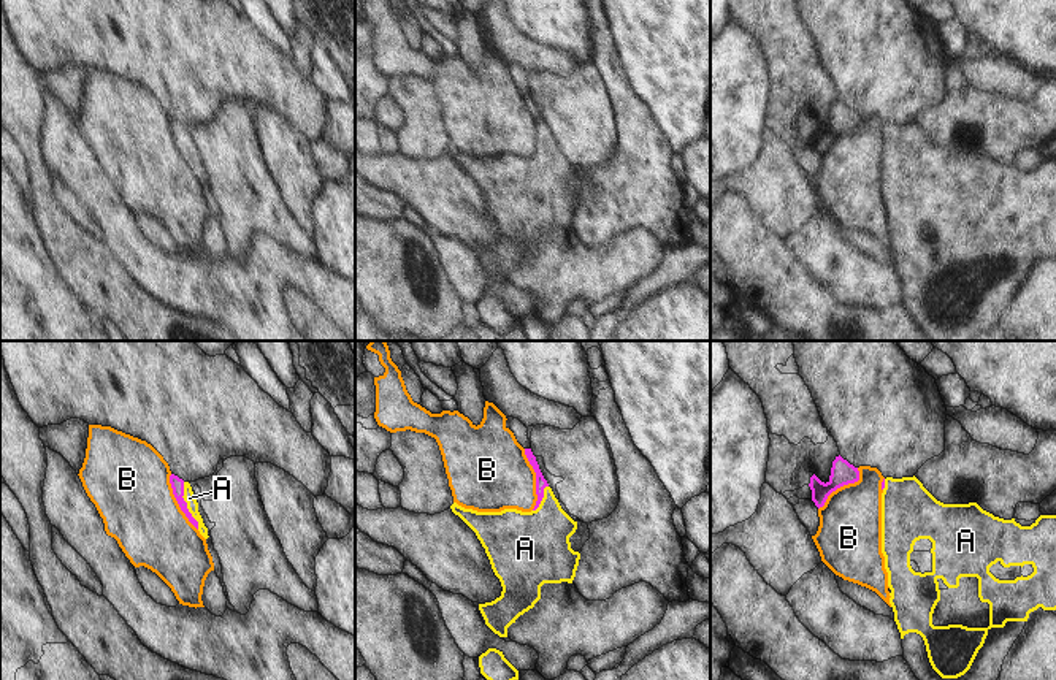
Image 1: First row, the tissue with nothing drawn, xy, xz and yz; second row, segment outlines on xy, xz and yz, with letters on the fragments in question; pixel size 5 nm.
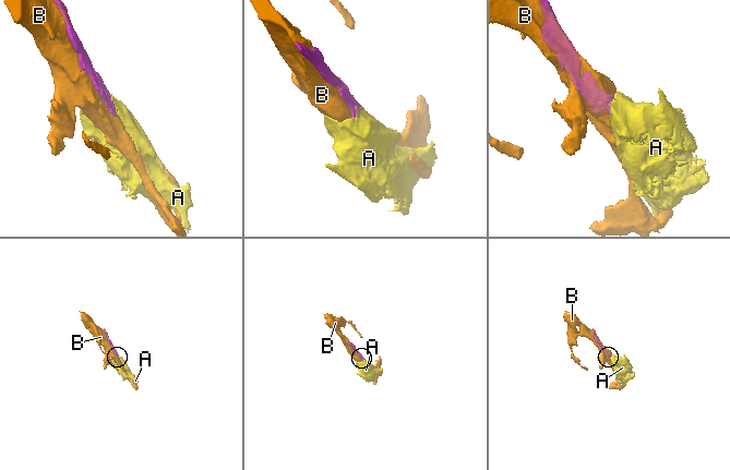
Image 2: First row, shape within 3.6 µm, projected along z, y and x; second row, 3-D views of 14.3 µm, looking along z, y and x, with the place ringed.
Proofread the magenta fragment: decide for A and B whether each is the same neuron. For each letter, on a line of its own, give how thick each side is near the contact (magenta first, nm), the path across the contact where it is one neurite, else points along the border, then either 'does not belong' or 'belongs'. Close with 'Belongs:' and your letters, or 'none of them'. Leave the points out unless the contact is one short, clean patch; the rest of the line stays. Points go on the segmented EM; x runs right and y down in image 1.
A: 60/60 nm | across xy (176, 484), (183, 492), (186, 506), (189, 498) | belongs
B: 60/400 nm | does not belong
Belongs: A

